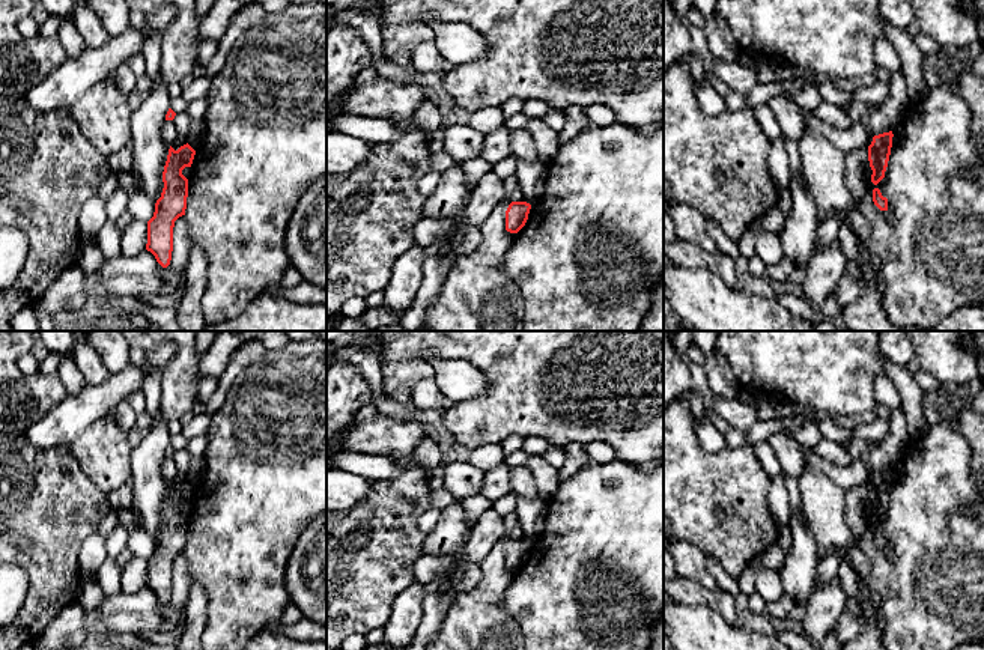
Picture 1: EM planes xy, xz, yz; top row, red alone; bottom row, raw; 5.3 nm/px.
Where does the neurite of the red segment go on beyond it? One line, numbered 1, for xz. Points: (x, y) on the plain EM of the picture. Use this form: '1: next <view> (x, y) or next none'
1: next none

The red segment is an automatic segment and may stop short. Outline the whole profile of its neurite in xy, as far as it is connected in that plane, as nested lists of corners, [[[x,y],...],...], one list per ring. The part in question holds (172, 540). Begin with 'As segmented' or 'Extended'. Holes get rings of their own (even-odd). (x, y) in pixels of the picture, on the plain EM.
As segmented. [[[188,480],[178,488],[170,483],[162,509],[164,525],[155,540],[153,554],[147,558],[146,587],[162,605],[167,605],[172,597],[175,558],[185,552],[188,516],[182,507],[191,504],[194,492],[196,488]]]

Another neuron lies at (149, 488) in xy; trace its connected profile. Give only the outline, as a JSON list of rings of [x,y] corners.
[[[159,412],[152,418],[152,427],[144,439],[132,448],[131,481],[134,500],[131,510],[135,510],[143,528],[156,540],[161,534],[164,519],[162,509],[170,483],[161,475],[161,463],[170,445],[169,418]]]

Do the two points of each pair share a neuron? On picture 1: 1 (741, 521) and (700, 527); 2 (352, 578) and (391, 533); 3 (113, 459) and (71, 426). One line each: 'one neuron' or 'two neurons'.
1: one neuron
2: one neuron
3: two neurons

